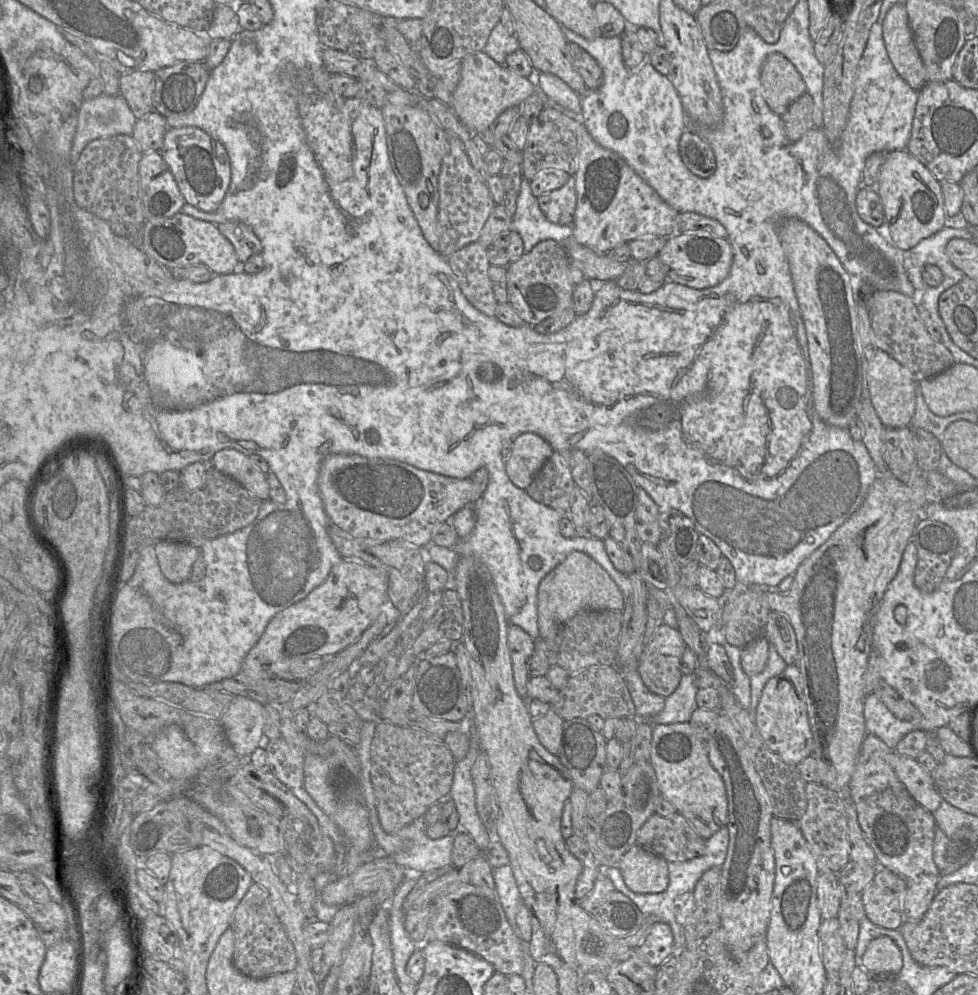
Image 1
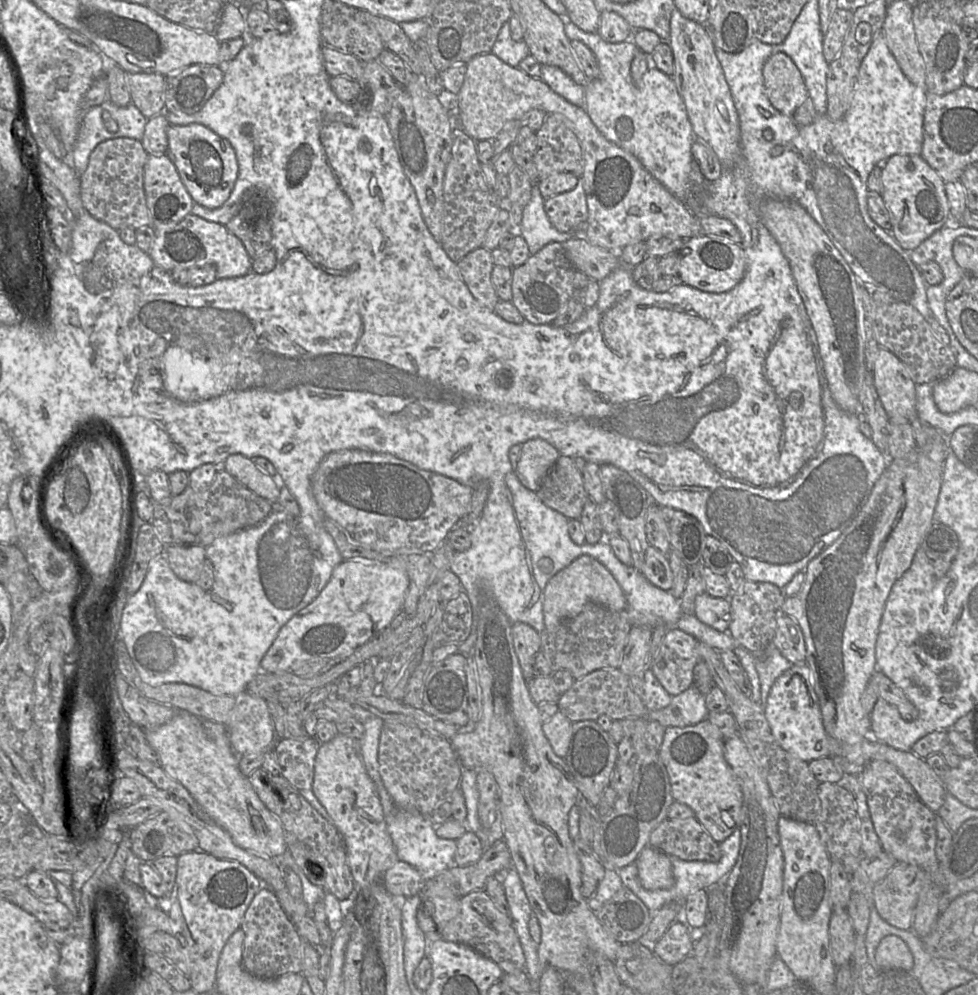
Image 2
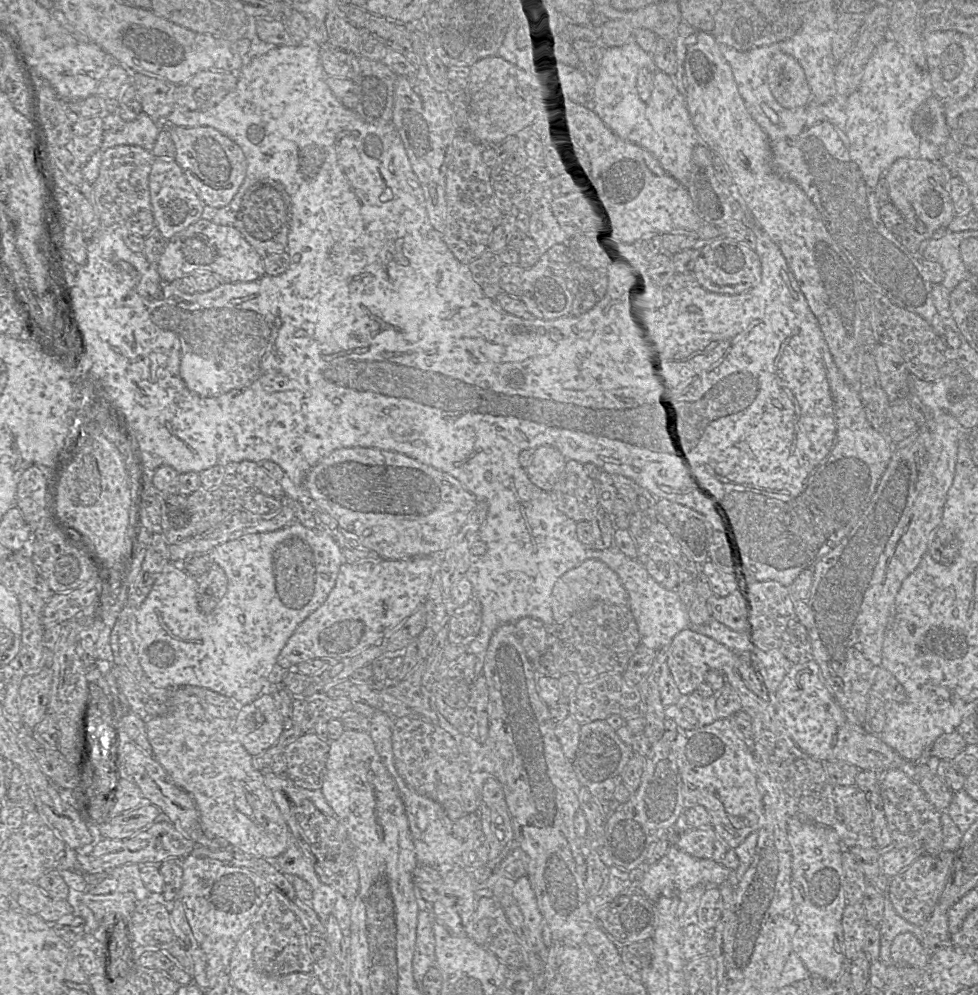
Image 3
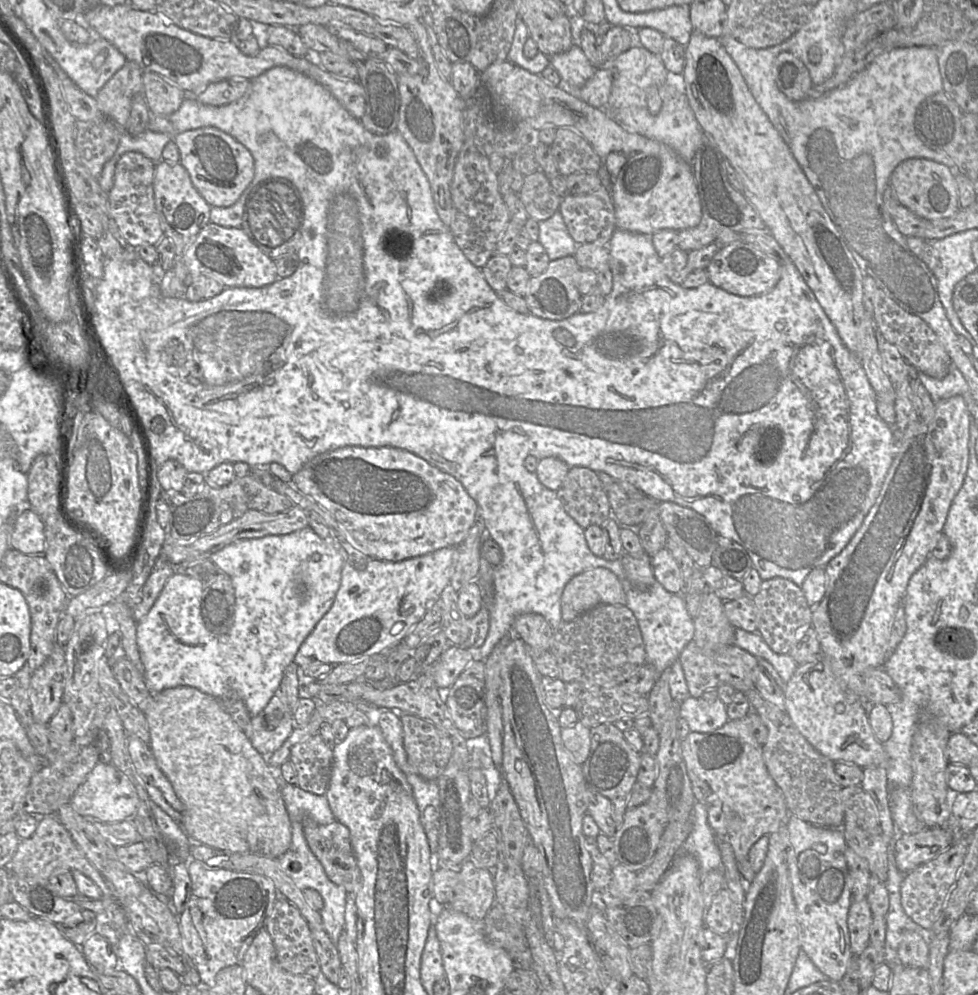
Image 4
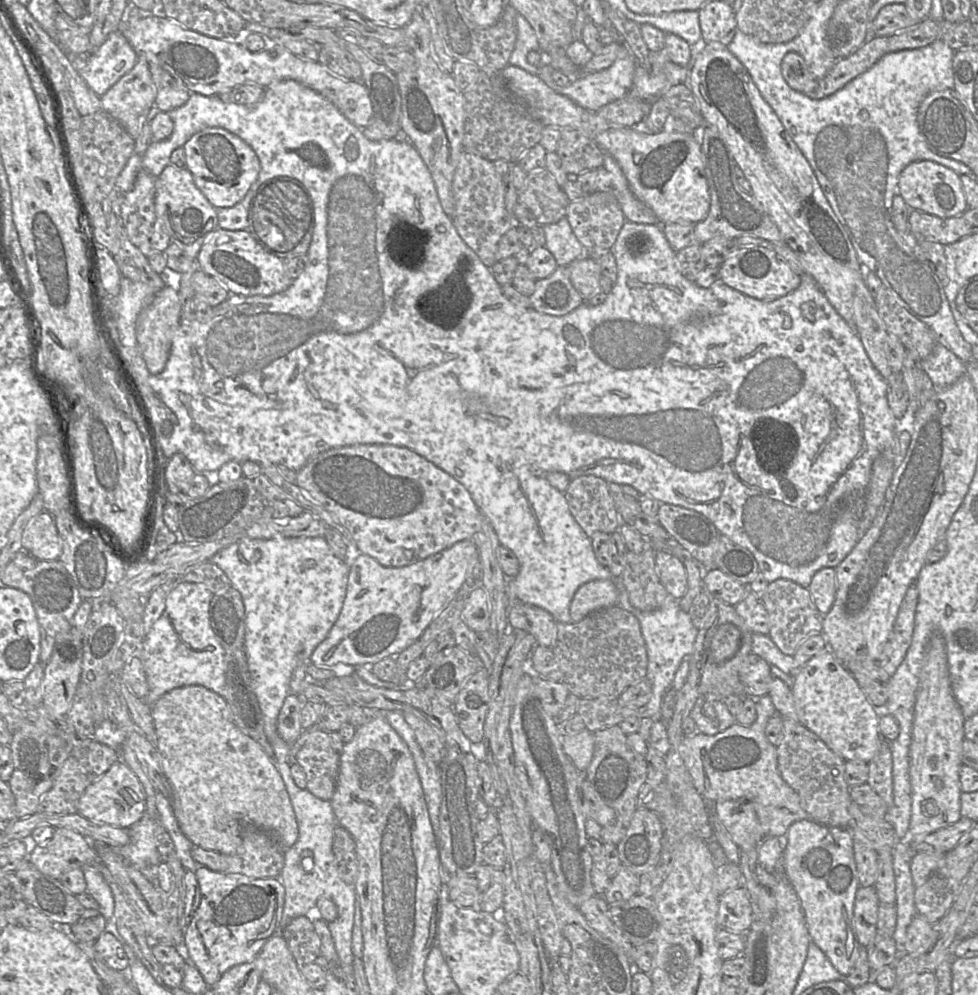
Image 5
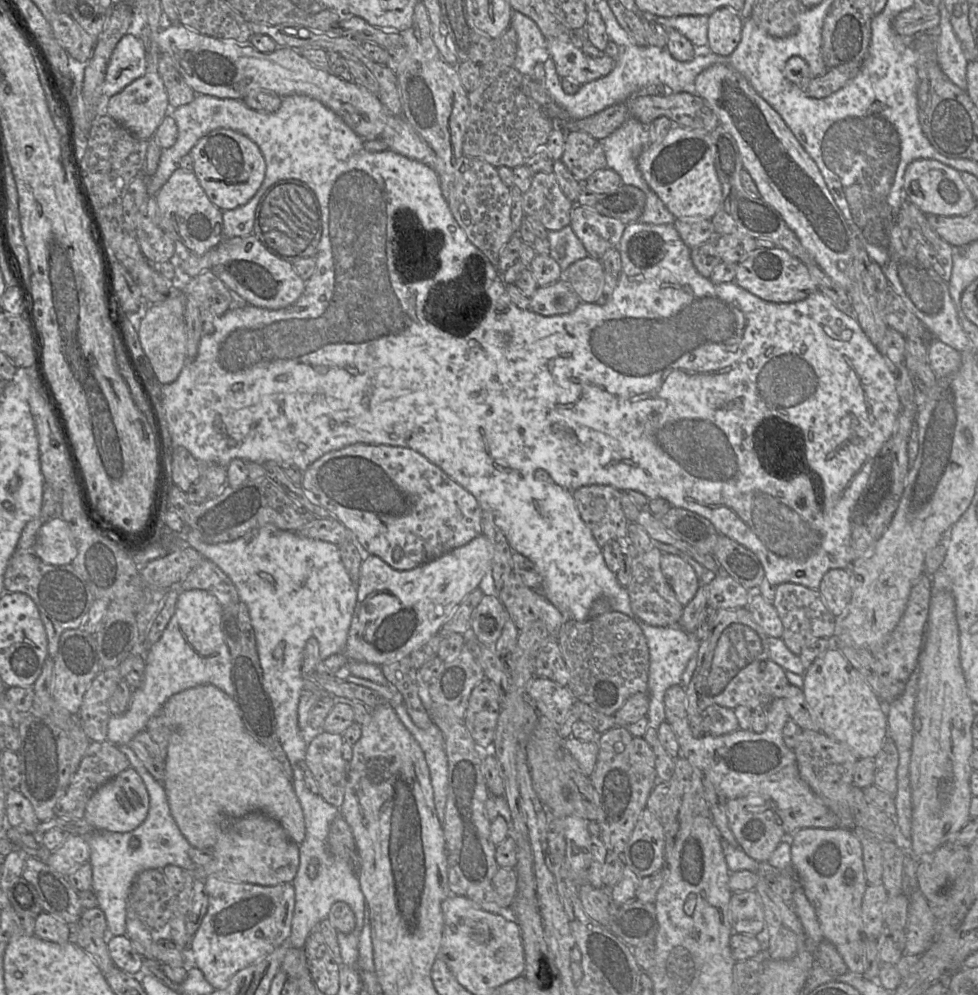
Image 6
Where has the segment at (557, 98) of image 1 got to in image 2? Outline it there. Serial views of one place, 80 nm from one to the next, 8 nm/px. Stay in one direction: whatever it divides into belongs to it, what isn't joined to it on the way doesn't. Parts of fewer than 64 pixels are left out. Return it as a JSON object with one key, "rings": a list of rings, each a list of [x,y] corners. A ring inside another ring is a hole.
{"rings":[[[542,65],[540,79],[568,102],[585,108],[585,87],[574,82],[574,80],[559,67]]]}

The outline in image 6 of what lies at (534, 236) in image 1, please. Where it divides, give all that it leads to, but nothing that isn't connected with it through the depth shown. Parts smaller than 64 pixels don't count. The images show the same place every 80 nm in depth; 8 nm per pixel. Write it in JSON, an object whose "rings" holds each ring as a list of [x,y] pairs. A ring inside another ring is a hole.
{"rings":[[[570,225],[558,231],[548,231],[547,240],[550,244],[550,256],[559,264],[562,277],[563,272],[572,263],[589,256],[583,243]]]}

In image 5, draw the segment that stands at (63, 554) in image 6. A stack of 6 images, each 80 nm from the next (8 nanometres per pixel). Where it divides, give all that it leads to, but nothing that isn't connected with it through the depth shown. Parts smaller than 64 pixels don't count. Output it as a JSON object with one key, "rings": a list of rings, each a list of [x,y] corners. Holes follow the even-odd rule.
{"rings":[[[46,511],[28,522],[22,533],[21,544],[23,551],[39,560],[58,560],[63,550],[55,522]]]}

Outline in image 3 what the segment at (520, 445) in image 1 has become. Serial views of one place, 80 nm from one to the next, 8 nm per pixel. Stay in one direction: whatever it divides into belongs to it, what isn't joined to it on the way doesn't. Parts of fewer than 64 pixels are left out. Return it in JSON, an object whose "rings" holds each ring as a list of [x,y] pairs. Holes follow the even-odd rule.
{"rings":[[[549,445],[536,447],[531,464],[526,469],[530,481],[546,492],[550,492],[557,482],[567,462],[567,458]]]}

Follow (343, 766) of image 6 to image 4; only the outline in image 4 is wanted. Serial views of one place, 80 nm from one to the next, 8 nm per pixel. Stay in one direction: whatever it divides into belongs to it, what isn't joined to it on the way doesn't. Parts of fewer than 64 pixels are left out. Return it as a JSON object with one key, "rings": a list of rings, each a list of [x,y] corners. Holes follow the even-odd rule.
{"rings":[[[319,733],[293,745],[290,750],[289,760],[296,770],[297,784],[301,789],[316,795],[325,795],[331,776],[333,751],[332,747],[325,743]]]}

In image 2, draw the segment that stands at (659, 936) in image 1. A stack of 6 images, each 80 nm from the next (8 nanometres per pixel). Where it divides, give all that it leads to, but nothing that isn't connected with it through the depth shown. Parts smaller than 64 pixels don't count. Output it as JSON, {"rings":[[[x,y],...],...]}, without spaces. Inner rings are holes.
{"rings":[[[679,921],[673,922],[664,935],[652,946],[653,953],[664,963],[675,965],[692,952],[692,929]]]}

